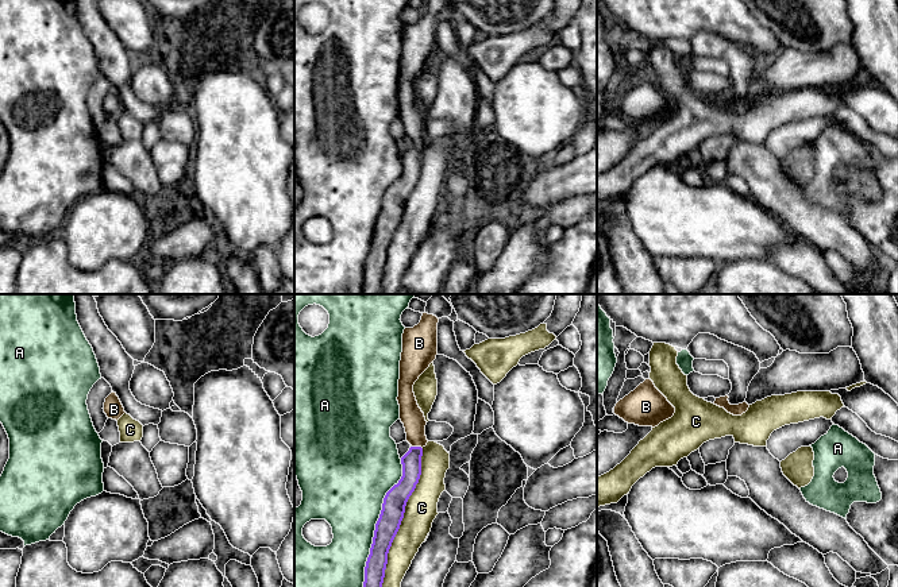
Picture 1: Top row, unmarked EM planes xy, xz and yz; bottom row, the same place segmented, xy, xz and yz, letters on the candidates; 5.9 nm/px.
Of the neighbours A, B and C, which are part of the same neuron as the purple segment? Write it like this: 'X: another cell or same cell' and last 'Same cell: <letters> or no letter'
A: another cell
B: same cell
C: another cell
Same cell: B

